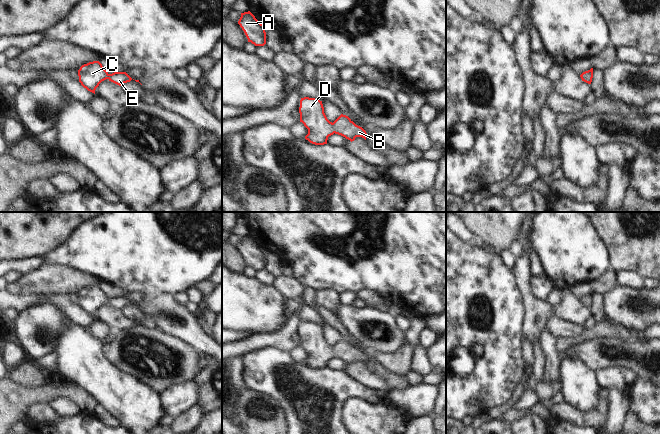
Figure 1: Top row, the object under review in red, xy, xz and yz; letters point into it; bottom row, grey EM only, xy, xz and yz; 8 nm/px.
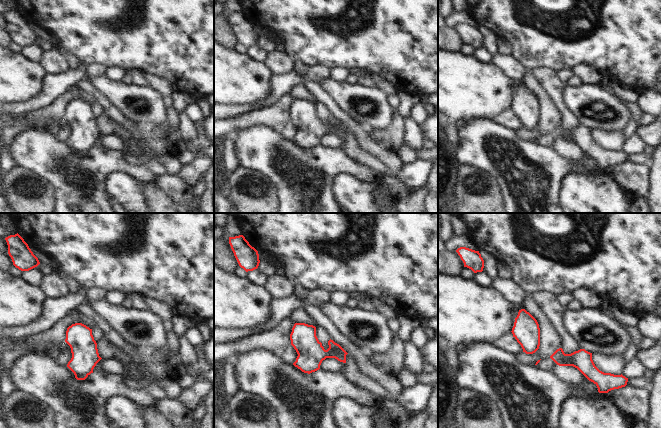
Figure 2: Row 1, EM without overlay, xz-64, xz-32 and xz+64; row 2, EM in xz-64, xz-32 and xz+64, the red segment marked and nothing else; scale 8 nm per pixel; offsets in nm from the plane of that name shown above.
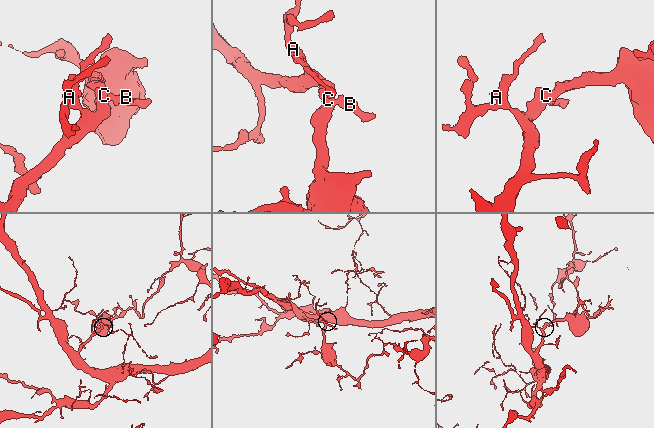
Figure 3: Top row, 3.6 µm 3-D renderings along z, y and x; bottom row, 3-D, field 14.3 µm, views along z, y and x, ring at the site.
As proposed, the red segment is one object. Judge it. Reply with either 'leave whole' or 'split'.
leave whole

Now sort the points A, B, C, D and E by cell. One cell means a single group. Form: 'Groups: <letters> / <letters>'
Groups: A B C D E

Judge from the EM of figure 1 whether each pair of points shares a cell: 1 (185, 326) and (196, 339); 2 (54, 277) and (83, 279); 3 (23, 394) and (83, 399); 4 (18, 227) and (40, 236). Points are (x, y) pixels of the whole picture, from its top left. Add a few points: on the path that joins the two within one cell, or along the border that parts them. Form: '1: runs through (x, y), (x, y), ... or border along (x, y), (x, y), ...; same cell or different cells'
1: runs through (188, 329), (195, 336); same cell
2: runs through (61, 279), (76, 279); same cell
3: runs through (38, 394), (68, 392); same cell
4: runs through (23, 232), (27, 235), (35, 235); same cell

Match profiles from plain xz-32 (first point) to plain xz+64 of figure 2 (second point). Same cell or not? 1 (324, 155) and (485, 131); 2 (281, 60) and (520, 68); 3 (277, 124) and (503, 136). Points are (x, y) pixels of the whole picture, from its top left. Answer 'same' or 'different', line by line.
1: same
2: same
3: different

